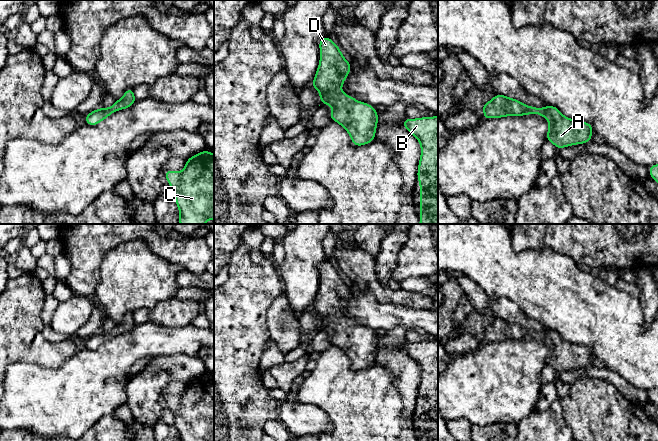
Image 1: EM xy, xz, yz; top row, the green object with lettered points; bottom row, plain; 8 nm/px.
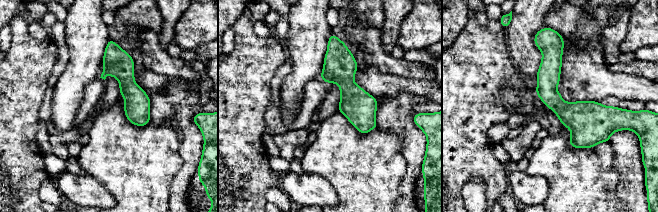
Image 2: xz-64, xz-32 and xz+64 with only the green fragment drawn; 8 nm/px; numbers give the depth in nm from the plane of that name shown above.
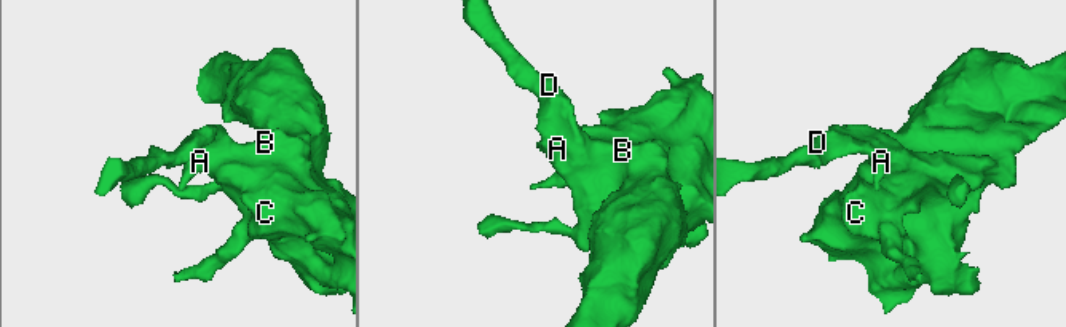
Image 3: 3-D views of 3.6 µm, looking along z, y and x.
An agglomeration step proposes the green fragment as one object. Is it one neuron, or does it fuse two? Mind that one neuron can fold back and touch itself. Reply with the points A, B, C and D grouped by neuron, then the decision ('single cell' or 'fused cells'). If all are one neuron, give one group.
A B C D; single cell

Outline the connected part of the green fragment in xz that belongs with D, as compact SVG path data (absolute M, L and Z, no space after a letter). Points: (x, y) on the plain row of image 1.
M326 259L319 266L320 285L314 304L311 308L319 315L320 329L327 327L332 330L331 345L339 347L351 360L353 370L363 370L372 366L378 349L378 337L374 330L355 324L353 320L345 318L340 312L346 301L350 298L351 287L342 279L341 273Z

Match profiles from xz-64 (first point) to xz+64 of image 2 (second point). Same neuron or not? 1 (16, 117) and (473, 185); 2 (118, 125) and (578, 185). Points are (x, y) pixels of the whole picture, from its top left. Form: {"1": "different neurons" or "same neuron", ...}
{"1": "different neurons", "2": "same neuron"}

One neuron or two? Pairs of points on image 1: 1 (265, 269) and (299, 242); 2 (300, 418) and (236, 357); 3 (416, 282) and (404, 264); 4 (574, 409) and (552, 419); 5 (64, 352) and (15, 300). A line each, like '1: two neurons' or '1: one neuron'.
1: two neurons
2: two neurons
3: two neurons
4: two neurons
5: one neuron

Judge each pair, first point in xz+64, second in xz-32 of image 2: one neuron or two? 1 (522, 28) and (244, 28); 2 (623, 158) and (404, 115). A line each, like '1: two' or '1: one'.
1: two
2: one

